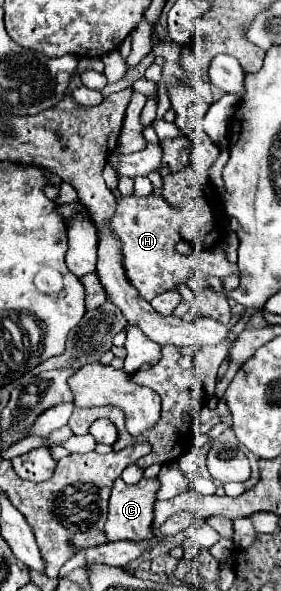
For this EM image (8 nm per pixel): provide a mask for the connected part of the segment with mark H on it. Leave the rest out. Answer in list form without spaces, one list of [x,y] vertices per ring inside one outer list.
[[[118,197],[116,215],[110,221],[110,227],[116,231],[118,239],[124,243],[124,269],[130,283],[140,291],[140,295],[150,301],[162,291],[176,289],[180,283],[188,281],[197,268],[203,273],[224,279],[226,275],[238,273],[236,265],[228,263],[226,255],[220,249],[196,251],[190,255],[181,255],[174,249],[180,241],[180,227],[184,223],[182,211],[170,207],[162,197]]]

